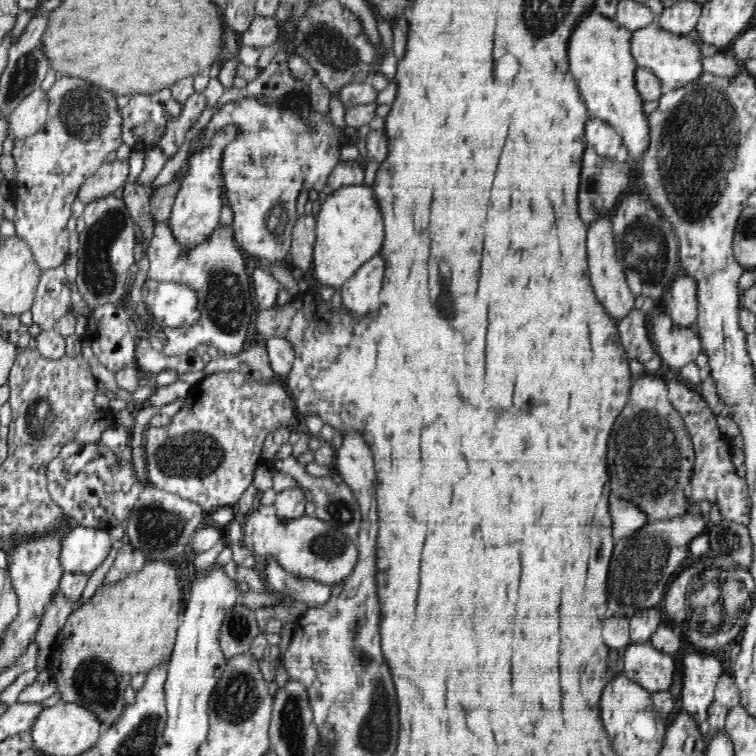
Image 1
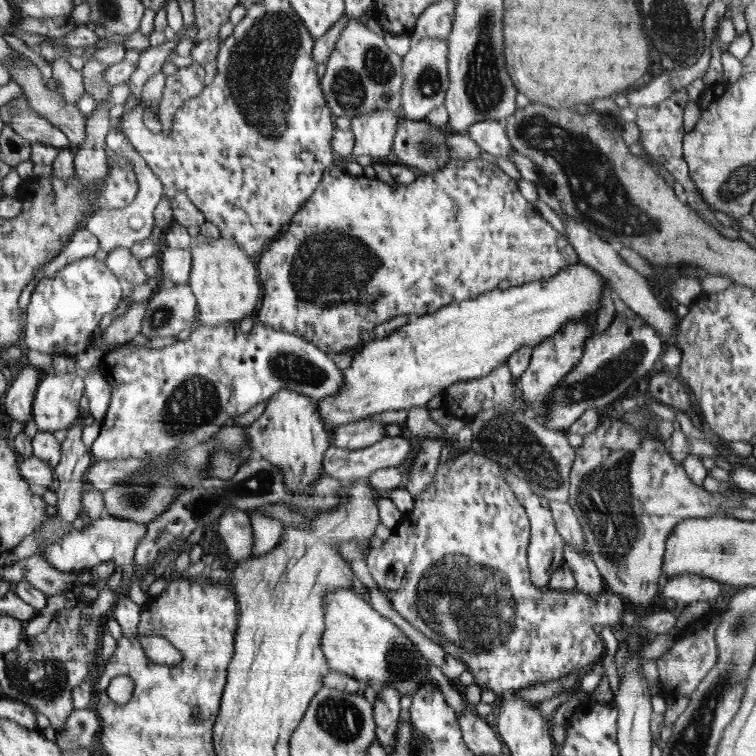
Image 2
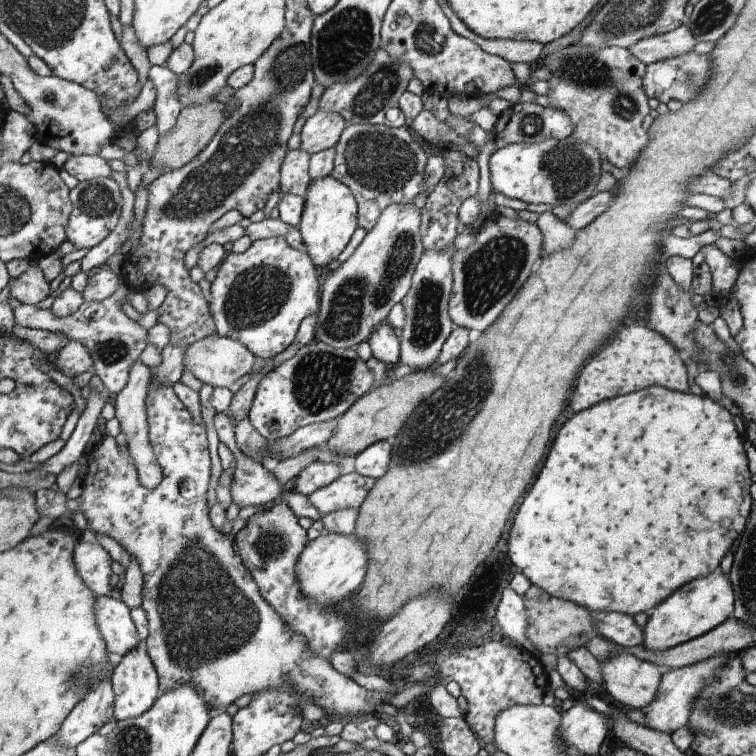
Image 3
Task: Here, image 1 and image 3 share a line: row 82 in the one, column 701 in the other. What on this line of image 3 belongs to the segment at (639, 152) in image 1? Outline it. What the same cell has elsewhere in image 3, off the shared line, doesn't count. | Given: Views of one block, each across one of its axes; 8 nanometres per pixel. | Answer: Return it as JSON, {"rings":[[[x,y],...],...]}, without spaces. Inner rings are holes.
{"rings":[[[718,567],[710,574],[684,584],[649,612],[648,622],[643,628],[643,645],[653,651],[667,651],[718,627],[732,617],[734,611],[735,594],[732,583]]]}

